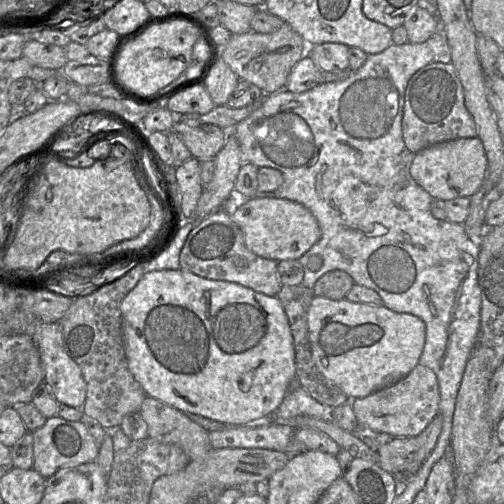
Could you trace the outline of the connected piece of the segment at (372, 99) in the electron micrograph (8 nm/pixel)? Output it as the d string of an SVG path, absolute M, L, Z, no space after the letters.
M409 43L391 45L384 51L377 54L367 55L364 64L352 71L350 76L342 81L320 83L314 88L296 93L283 89L273 94L264 94L262 99L255 106L253 112L244 120L234 125L228 134L233 134L240 145L243 163L252 163L257 167L271 167L280 170L283 174L283 184L273 192L257 192L254 197L276 197L296 201L305 206L316 218L320 230L320 239L299 258L304 269L304 276L301 285L313 289L316 281L325 273L332 270L342 270L349 274L354 284L362 285L376 291L381 297L382 303L388 309L397 313L408 313L420 318L426 325L425 345L419 359L419 364L430 368L436 375L440 401L438 412L443 418L442 431L437 443L421 464L419 470L409 476L397 476L404 482L404 490L419 492L424 489L426 480L432 467L450 451L450 438L452 433L453 414L457 394L466 368L466 364L477 345L480 320L481 320L481 290L478 283L478 257L480 243L473 240L467 233L463 224L452 223L448 220L438 220L431 214L431 203L433 198L421 188L411 177L410 167L414 159L413 154L405 145L402 135L402 118L404 112L404 94L410 78L421 68L435 61L431 43Z

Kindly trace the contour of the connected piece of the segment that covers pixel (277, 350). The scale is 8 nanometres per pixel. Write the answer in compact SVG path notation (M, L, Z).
M163 269L145 273L121 302L123 345L128 369L147 396L153 397L183 413L191 413L229 426L243 426L266 416L273 416L288 392L288 384L296 377L295 351L287 315L276 296L267 296L238 283L211 280L179 269Z

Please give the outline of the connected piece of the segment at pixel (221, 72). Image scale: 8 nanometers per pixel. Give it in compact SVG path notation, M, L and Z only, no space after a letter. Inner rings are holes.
M220 54L207 74L205 87L216 106L226 105L238 82L238 76L224 62Z

